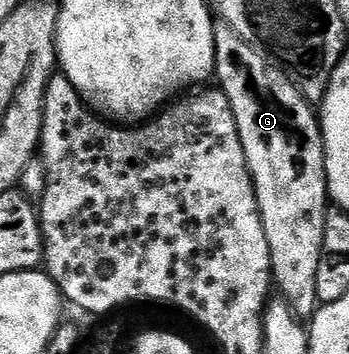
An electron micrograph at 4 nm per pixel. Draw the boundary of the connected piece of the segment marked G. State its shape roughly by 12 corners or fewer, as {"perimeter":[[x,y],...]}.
{"perimeter":[[226,24],[215,80],[298,318],[319,307],[327,193],[318,113]]}

